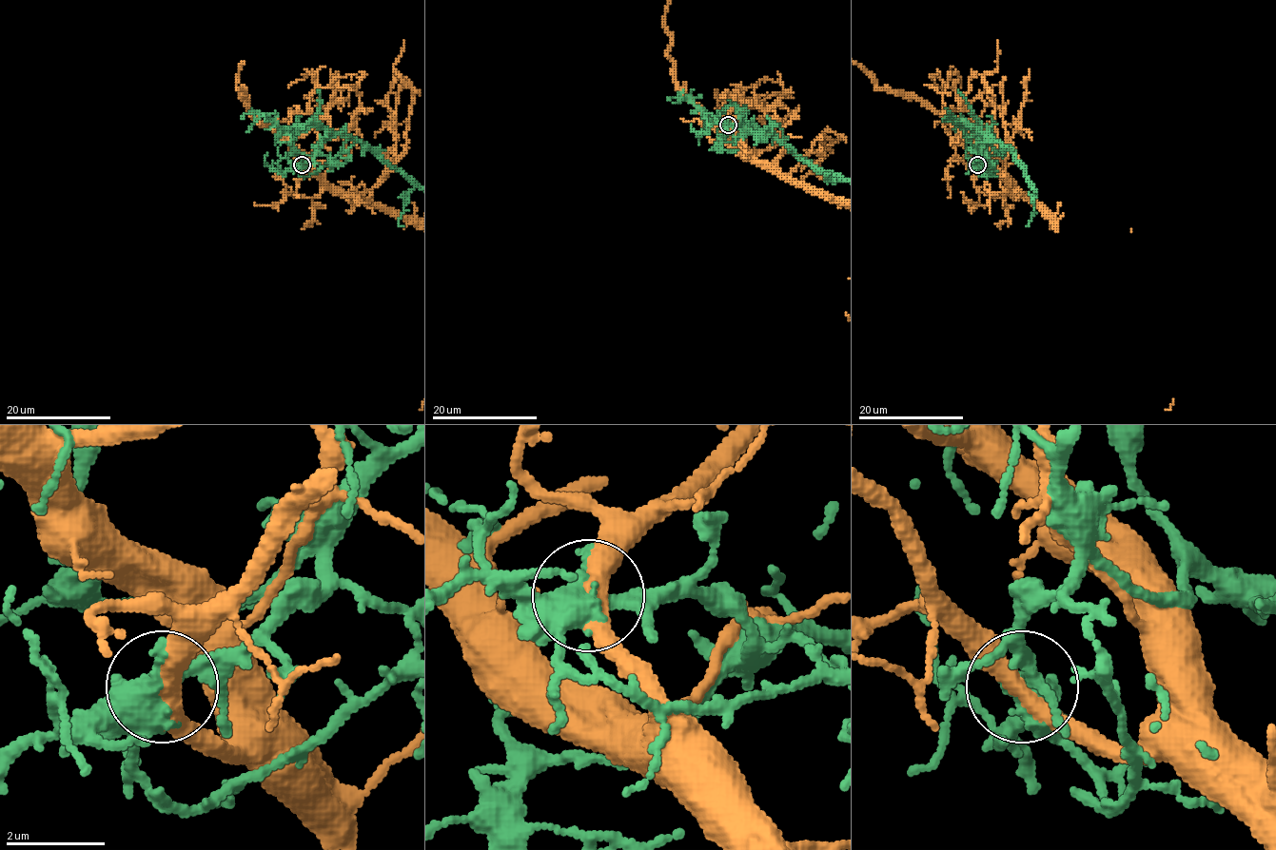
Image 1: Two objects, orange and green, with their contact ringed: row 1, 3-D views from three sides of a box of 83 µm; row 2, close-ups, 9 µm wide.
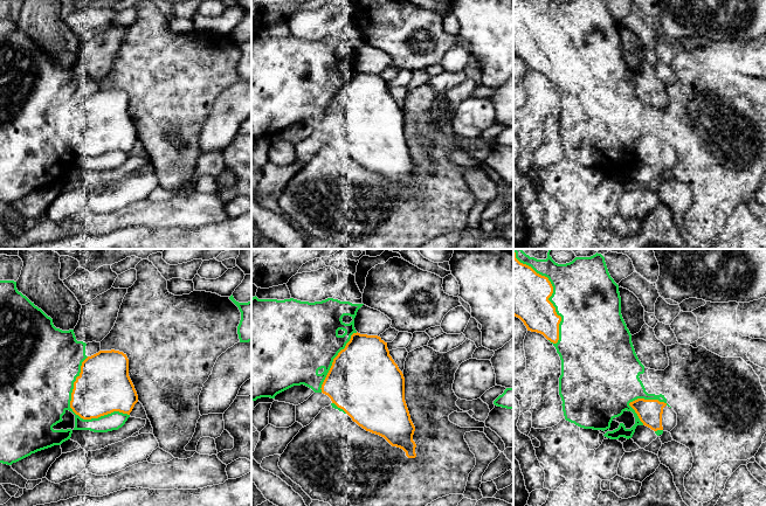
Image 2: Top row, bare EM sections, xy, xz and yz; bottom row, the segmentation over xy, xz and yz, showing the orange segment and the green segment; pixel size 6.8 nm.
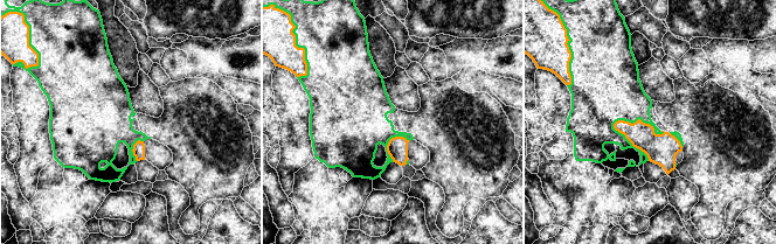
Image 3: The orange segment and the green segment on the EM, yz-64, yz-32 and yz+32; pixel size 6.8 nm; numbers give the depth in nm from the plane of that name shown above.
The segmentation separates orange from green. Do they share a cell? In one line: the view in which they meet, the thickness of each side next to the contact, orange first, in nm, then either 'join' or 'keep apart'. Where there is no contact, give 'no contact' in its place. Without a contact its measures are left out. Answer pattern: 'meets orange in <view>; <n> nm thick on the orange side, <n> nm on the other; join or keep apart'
meets orange in xy; 360 nm thick on the orange side, 400 nm on the other; keep apart

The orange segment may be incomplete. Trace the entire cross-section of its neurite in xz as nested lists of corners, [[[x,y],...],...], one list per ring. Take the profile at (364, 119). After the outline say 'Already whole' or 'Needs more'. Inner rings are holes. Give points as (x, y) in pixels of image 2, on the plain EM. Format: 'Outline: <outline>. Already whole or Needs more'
Outline: [[[353,71],[333,97],[320,127],[359,165],[402,187],[408,196],[416,195],[413,179],[415,165],[405,139],[405,116],[389,93],[387,81],[380,75]]]. Already whole

